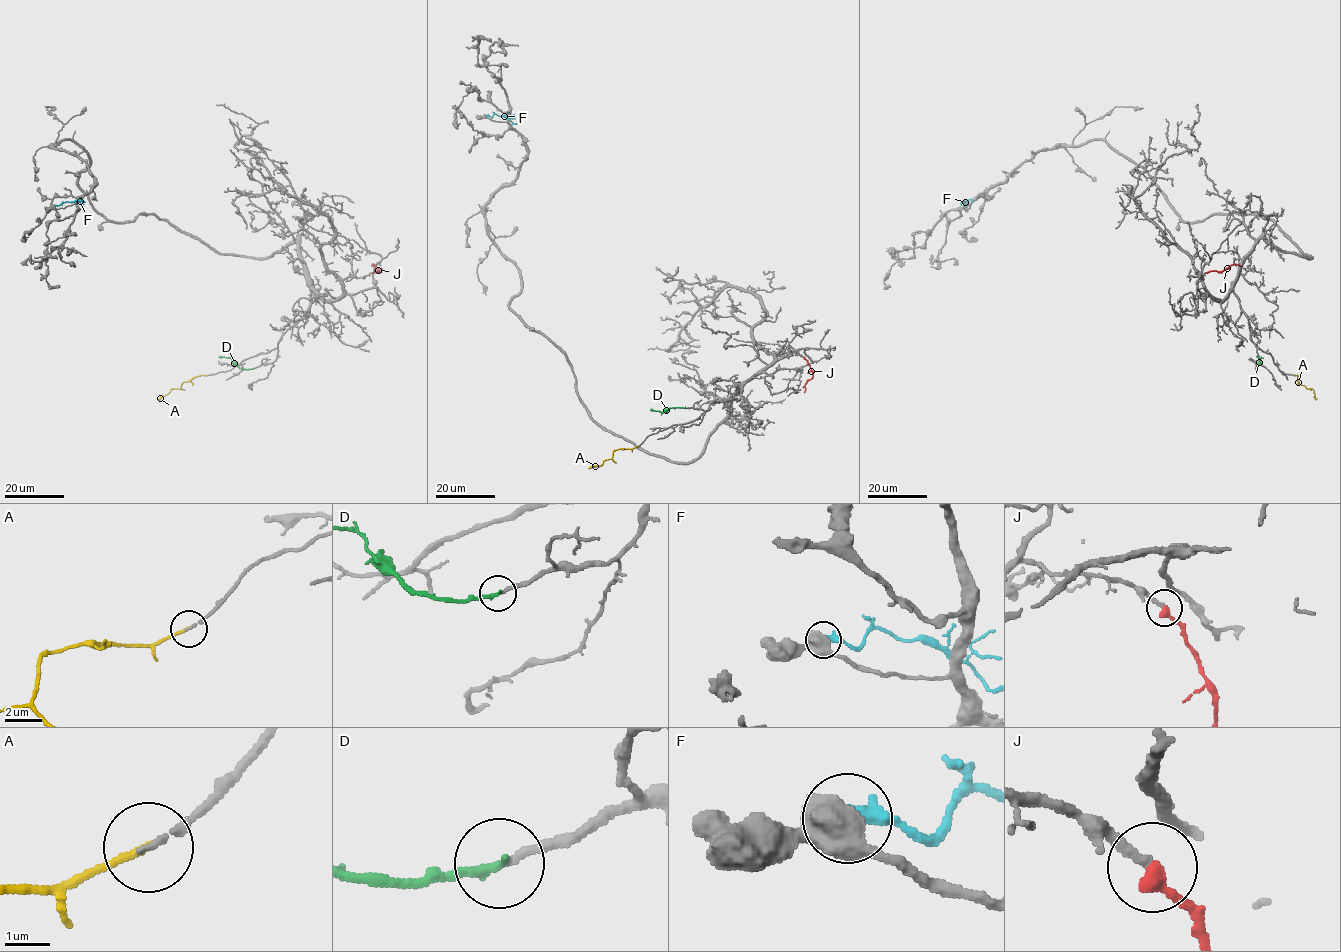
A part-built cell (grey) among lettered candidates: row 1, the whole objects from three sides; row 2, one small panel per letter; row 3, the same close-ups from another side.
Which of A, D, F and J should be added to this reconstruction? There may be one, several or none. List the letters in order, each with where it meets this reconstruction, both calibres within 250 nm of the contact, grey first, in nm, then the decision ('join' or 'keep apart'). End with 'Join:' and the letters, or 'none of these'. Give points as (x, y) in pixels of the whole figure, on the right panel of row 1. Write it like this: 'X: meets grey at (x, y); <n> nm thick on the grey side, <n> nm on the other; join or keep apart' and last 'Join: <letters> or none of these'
A: meets grey at (1295, 375); 150 nm thick on the grey side, 150 nm on the other; keep apart
D: meets grey at (1256, 368); 160 nm thick on the grey side, 200 nm on the other; join
F: meets grey at (964, 206); 750 nm thick on the grey side, 320 nm on the other; keep apart
J: meets grey at (1206, 272); 190 nm thick on the grey side, 360 nm on the other; join
Join: D, J

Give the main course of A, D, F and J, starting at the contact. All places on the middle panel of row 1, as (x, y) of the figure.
A: (638, 446), (616, 449), (602, 465), (588, 468)
D: (685, 407), (671, 407), (662, 412), (650, 410)
F: (486, 116), (496, 114), (516, 123)
J: (804, 357), (813, 375), (804, 386), (804, 392)

